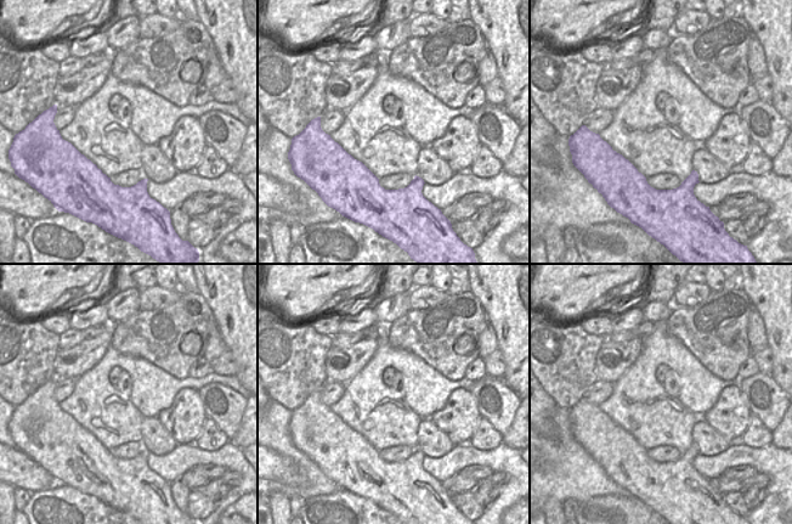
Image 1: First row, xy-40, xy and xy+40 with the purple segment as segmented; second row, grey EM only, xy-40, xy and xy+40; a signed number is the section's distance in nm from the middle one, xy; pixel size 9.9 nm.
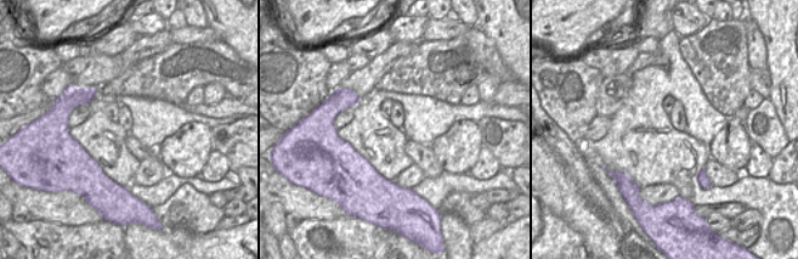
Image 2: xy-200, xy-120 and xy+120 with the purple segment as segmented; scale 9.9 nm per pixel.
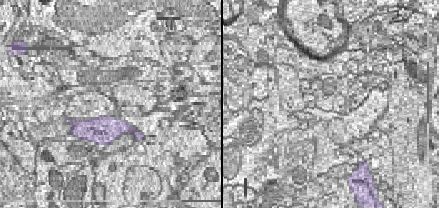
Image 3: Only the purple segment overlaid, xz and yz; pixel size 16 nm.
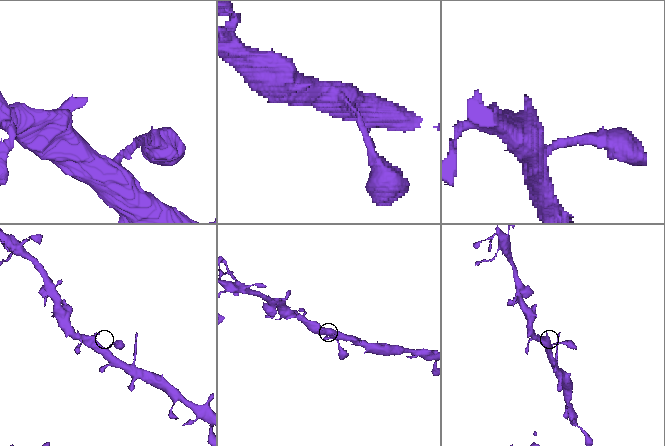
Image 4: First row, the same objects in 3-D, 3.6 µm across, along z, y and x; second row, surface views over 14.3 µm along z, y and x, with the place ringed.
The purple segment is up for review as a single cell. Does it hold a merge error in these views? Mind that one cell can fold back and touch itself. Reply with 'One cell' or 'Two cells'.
One cell.

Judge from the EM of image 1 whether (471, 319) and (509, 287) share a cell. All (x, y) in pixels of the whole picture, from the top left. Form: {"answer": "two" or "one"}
{"answer": "two"}

